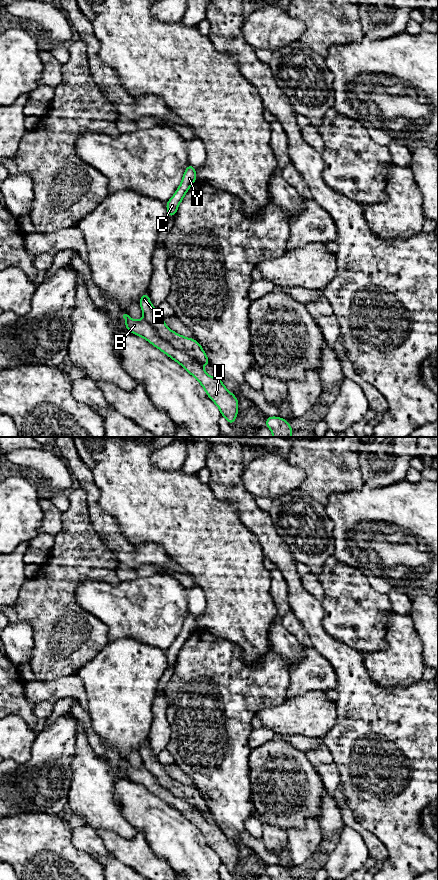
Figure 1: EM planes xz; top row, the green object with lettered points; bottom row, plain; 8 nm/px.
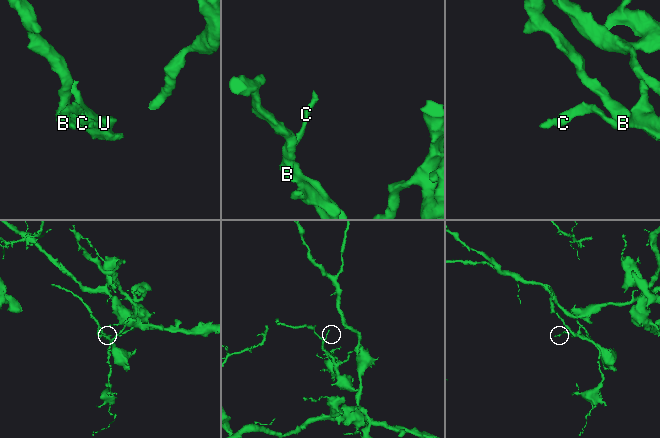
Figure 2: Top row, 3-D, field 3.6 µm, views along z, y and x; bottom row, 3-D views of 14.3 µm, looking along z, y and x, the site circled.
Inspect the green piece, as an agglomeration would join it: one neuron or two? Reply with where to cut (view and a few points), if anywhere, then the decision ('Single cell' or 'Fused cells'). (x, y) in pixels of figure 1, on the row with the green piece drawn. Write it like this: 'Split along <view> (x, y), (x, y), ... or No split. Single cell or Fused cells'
Split along xz (144, 318), (160, 336), (176, 348), (190, 355), (199, 364). Fused cells

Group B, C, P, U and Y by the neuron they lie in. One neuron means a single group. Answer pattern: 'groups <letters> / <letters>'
groups B U / C P Y

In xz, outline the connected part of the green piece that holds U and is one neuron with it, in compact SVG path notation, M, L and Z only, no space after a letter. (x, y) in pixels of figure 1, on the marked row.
M124 314L125 328L133 334L144 338L168 357L179 363L189 374L198 380L208 397L216 404L229 424L233 426L238 415L238 399L216 377L209 376L201 365L188 354L176 349L172 344L157 334L157 331L145 319L133 320Z

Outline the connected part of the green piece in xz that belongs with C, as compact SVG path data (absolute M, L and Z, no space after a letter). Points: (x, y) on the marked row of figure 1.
M188 164L178 189L170 198L170 200L165 204L168 212L168 218L175 216L179 204L181 203L184 196L188 192L190 186L196 180L197 180L196 169L191 164Z

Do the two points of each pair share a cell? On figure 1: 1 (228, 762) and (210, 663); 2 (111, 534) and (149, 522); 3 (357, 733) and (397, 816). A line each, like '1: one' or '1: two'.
1: one
2: two
3: one

